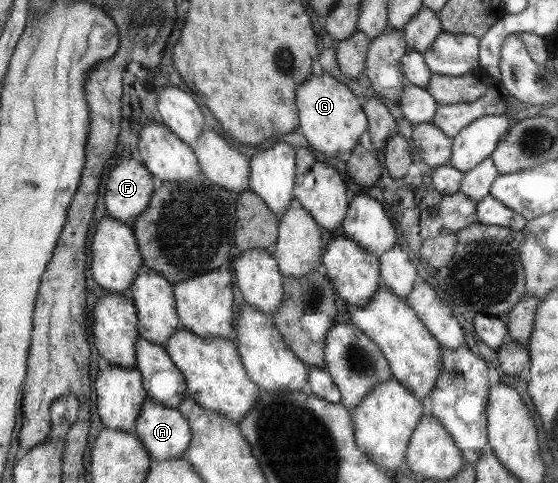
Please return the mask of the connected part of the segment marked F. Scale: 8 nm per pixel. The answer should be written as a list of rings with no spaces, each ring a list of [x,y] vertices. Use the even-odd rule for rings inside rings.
[[[122,158],[111,164],[101,188],[107,214],[132,226],[150,205],[156,182],[151,172],[134,158]]]

